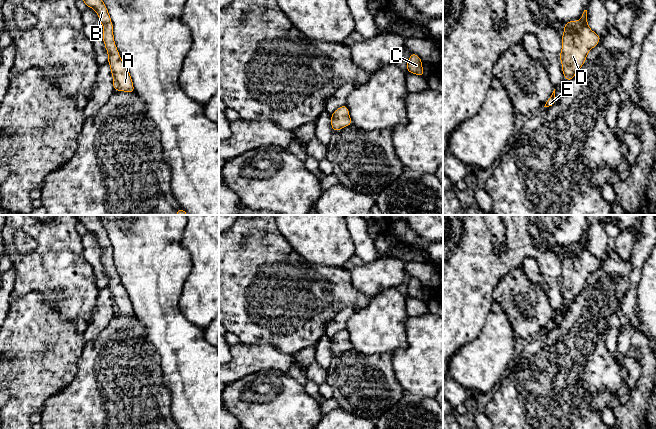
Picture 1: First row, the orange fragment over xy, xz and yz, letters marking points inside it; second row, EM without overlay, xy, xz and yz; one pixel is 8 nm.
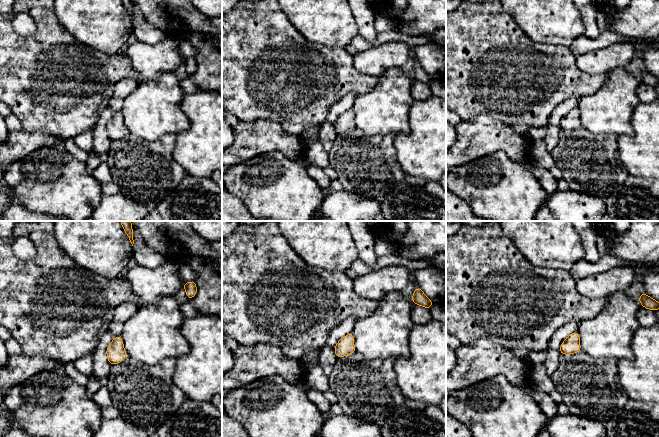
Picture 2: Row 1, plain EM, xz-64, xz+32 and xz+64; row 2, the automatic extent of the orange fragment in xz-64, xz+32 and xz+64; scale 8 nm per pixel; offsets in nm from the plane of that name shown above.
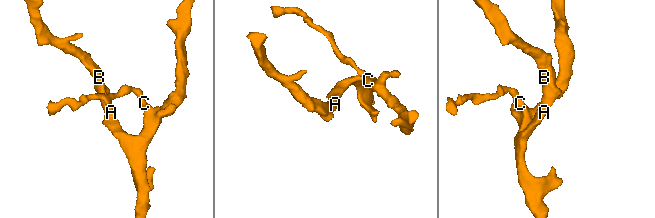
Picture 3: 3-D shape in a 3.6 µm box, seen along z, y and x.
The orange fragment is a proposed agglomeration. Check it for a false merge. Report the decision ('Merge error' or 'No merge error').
No merge error

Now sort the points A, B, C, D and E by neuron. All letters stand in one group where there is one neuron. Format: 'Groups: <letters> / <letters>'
Groups: A B C D E

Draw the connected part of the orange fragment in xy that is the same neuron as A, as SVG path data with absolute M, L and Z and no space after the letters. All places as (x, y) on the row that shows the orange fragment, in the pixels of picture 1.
M83 0L86 6L93 8L103 24L103 41L108 52L108 63L113 76L113 87L116 91L135 92L133 81L126 65L121 60L118 49L115 46L113 25L107 8L102 0Z

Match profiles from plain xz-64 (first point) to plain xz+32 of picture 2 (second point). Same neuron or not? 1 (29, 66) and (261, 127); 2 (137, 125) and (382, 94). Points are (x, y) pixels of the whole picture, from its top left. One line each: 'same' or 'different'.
1: different
2: same

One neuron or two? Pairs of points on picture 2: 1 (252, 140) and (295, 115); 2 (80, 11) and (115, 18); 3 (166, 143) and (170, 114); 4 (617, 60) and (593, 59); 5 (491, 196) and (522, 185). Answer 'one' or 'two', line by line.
1: two
2: one
3: two
4: one
5: one

